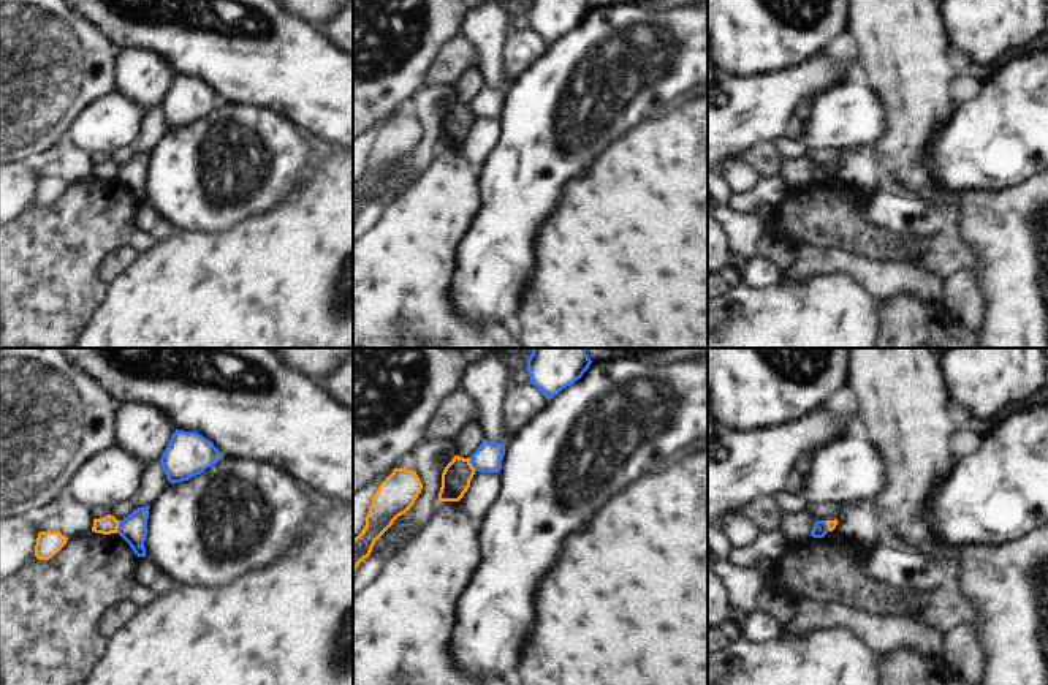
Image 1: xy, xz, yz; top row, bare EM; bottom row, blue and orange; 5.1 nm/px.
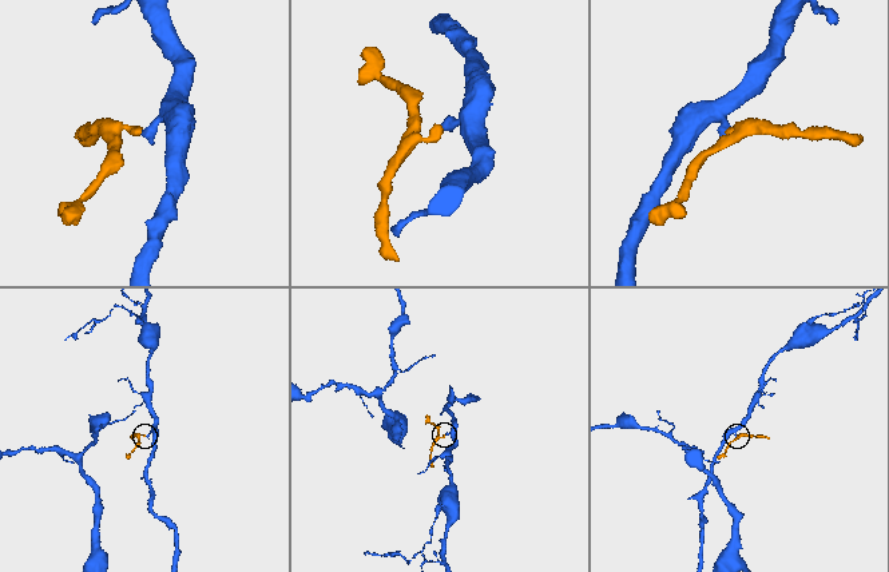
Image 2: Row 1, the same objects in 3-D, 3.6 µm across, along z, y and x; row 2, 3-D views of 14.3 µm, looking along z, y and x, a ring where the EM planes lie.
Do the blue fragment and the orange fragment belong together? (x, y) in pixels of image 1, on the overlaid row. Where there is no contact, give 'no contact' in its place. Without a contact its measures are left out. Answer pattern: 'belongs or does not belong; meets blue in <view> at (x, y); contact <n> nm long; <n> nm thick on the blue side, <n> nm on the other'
does not belong; meets blue in xz at (470, 462); contact 80 nm long; 140 nm thick on the blue side, 150 nm on the other

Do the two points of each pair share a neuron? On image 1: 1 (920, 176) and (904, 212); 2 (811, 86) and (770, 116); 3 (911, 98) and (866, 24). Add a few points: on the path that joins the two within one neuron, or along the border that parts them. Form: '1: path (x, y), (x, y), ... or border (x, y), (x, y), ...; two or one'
1: border (877, 189), (914, 193), (937, 203), (949, 203); two
2: path (801, 86), (779, 106); one
3: path (911, 79), (906, 64), (885, 43); one

